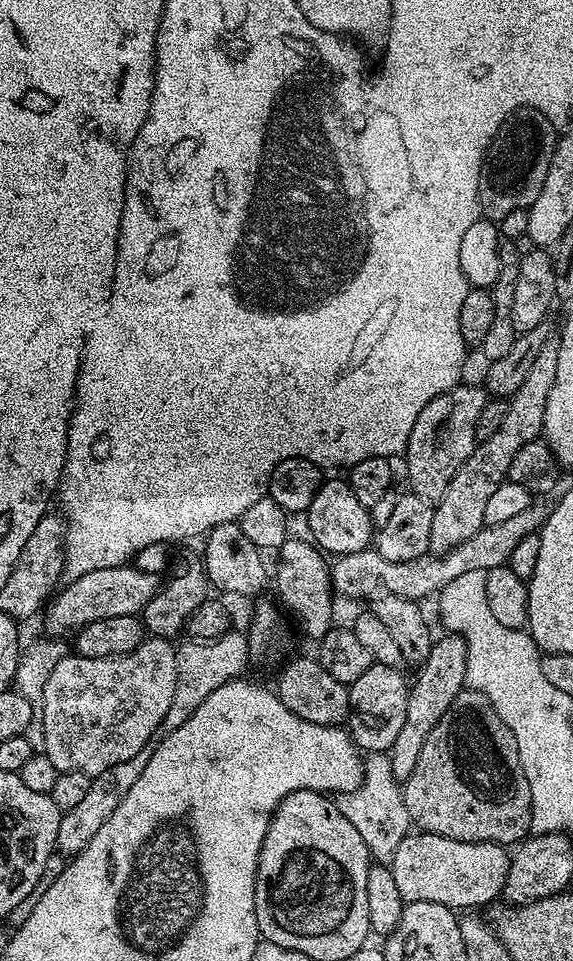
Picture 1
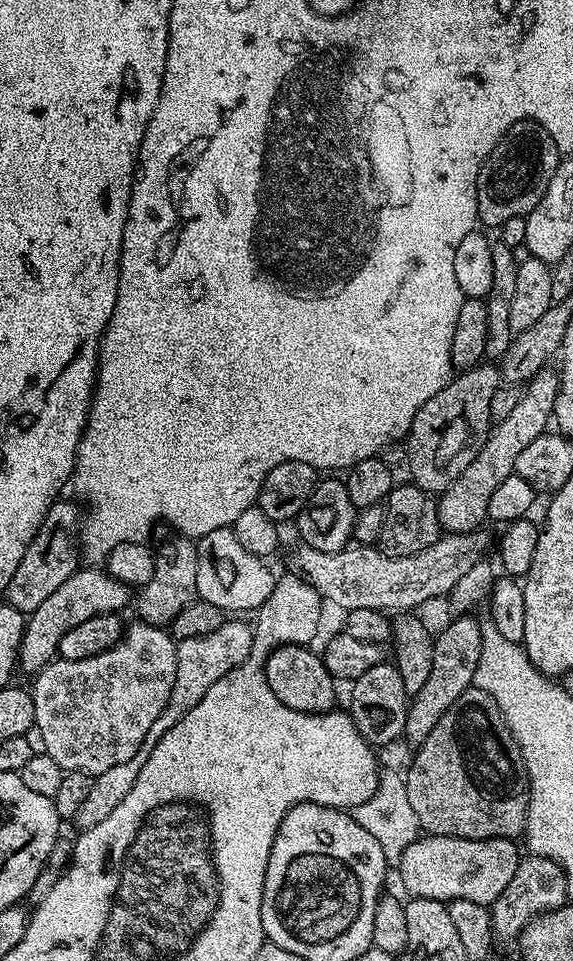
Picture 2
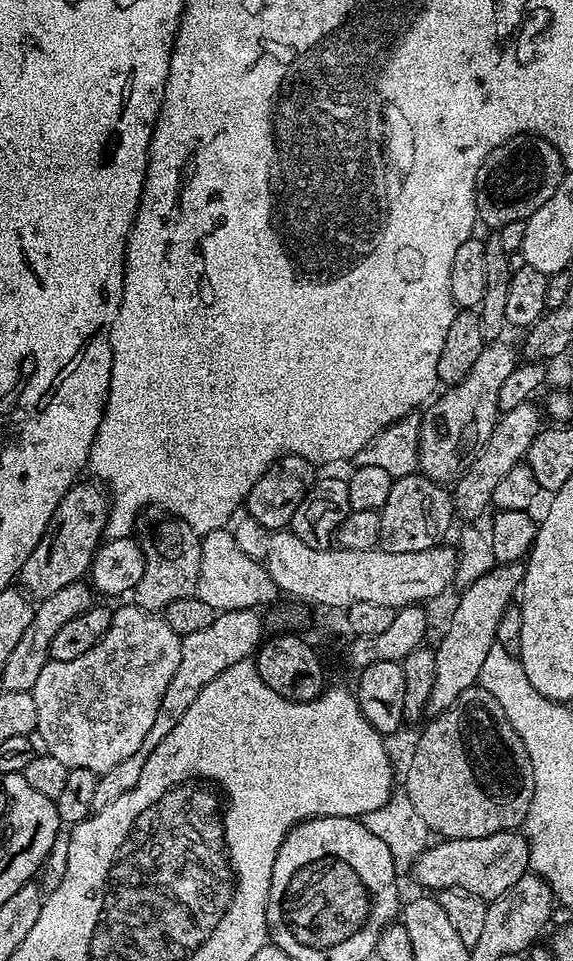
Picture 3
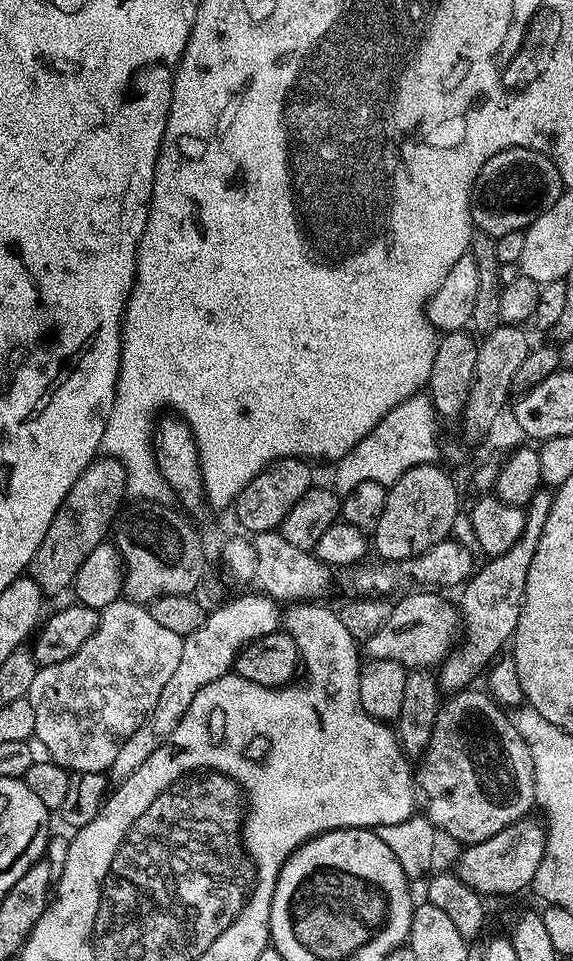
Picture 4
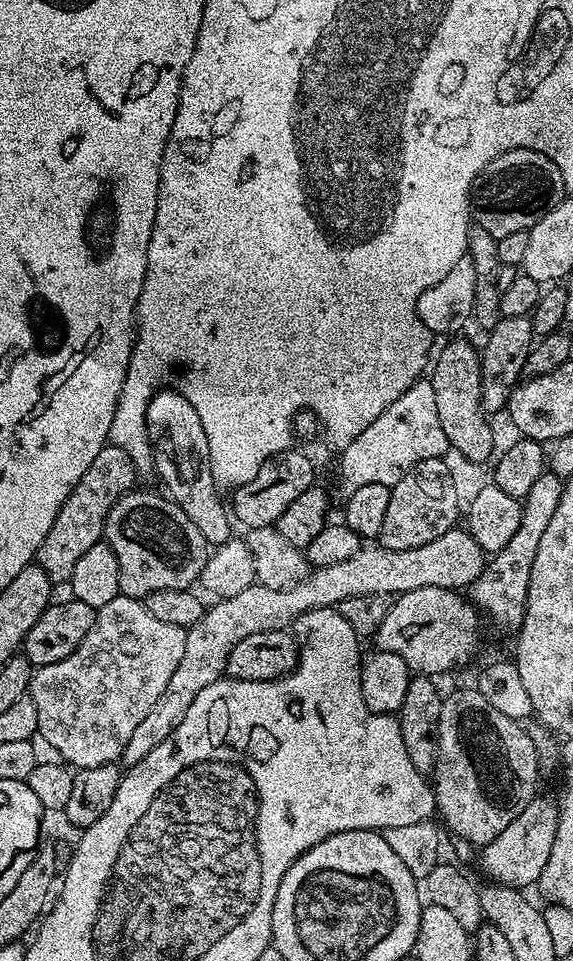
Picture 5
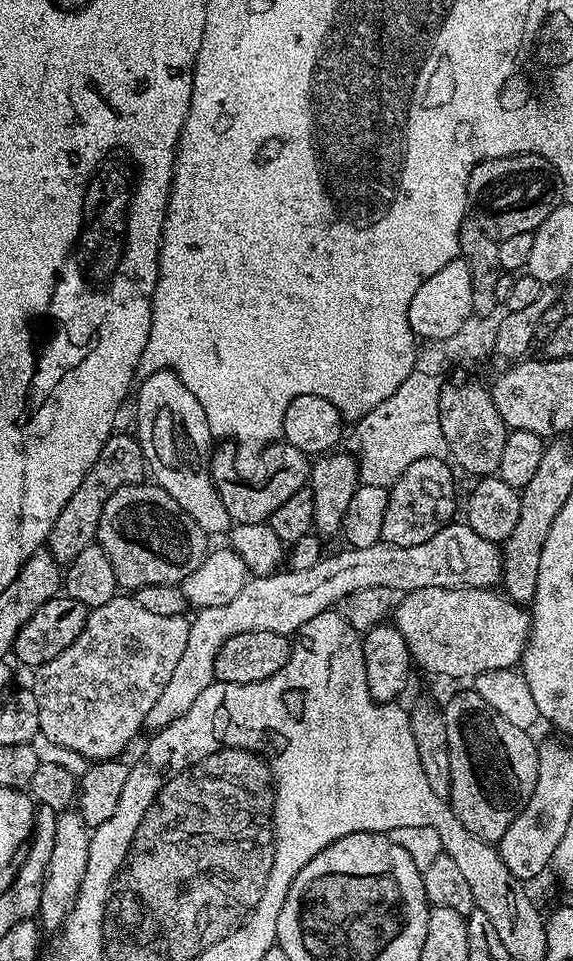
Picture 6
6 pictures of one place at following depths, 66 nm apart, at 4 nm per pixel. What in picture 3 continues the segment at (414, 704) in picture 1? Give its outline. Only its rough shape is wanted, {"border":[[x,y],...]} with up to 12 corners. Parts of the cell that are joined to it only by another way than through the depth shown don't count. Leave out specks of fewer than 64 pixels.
{"border":[[497,564],[463,589],[435,645],[429,717],[477,687],[524,579]]}

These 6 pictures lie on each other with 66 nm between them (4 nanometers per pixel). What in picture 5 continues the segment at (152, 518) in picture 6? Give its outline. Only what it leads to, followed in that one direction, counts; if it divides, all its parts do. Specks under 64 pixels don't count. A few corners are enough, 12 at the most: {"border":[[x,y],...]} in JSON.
{"border":[[127,492],[106,518],[120,595],[191,589],[210,555],[172,499]]}

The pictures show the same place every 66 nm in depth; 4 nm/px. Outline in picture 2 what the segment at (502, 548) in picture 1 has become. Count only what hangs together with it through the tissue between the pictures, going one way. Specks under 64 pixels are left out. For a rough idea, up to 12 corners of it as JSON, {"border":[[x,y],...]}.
{"border":[[484,530],[418,554],[376,546],[293,554],[341,610],[404,614],[485,559]]}

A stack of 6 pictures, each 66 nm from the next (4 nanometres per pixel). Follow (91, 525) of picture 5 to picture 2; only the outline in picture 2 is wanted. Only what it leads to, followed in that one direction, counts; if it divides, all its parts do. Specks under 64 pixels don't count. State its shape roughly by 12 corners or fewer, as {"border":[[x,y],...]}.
{"border":[[54,501],[6,602],[38,610],[81,567],[81,505]]}

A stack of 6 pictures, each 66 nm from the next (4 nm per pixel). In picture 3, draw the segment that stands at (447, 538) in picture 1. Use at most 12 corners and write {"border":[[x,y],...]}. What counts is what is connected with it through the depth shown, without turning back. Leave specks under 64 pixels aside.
{"border":[[535,403],[497,419],[451,489],[457,517],[489,511],[498,482],[540,433]]}

